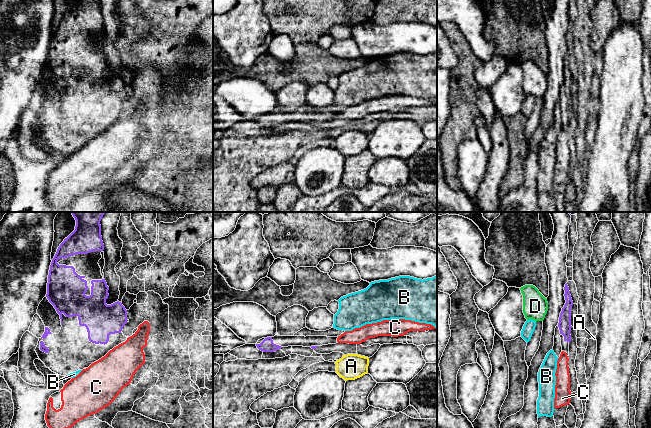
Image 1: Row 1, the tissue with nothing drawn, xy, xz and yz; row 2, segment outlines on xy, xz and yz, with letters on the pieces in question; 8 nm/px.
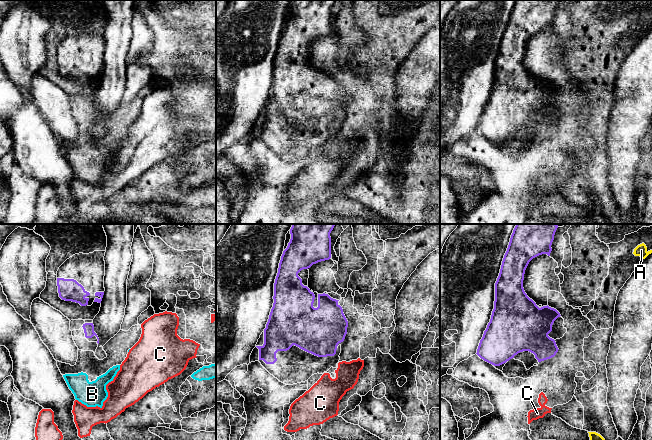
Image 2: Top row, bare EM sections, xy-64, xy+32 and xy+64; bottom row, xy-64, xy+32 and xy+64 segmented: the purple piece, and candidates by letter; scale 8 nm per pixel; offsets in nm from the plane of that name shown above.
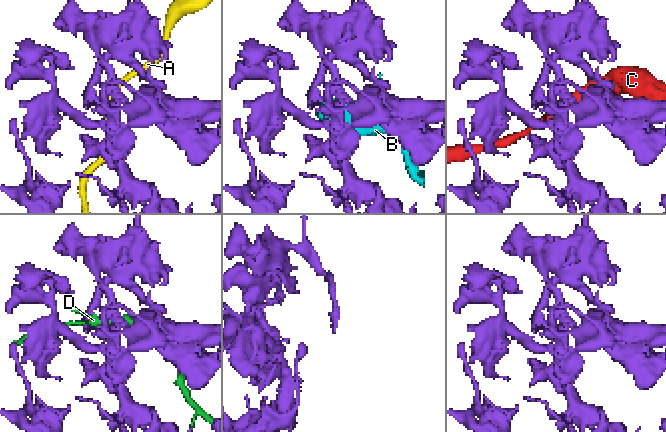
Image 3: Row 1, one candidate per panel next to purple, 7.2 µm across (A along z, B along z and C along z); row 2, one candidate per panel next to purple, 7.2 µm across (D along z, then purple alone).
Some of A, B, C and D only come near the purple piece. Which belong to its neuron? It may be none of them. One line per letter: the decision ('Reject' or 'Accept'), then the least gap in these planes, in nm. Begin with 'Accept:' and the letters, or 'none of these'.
Accept: B
A: Reject. Distance 190 nm
B: Accept. Distance 120 nm
C: Reject. Distance 60 nm
D: Reject. Distance 110 nm

